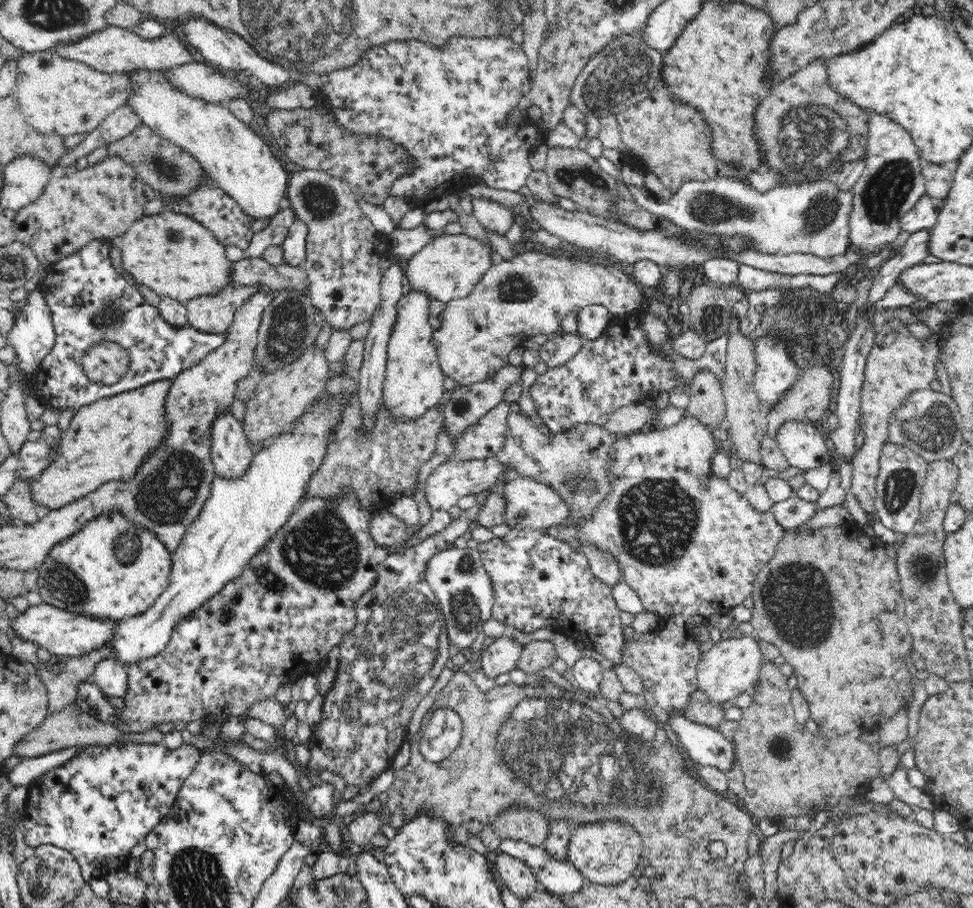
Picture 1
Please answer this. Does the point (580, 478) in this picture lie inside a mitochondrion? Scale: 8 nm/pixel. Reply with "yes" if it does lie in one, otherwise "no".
yes

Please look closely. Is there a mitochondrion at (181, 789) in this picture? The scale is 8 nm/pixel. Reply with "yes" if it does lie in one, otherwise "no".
no

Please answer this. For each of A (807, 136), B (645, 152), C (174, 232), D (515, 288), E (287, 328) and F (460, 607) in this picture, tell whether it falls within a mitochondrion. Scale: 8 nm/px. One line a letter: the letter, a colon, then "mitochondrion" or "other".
A: mitochondrion
B: other
C: mitochondrion
D: mitochondrion
E: mitochondrion
F: mitochondrion

